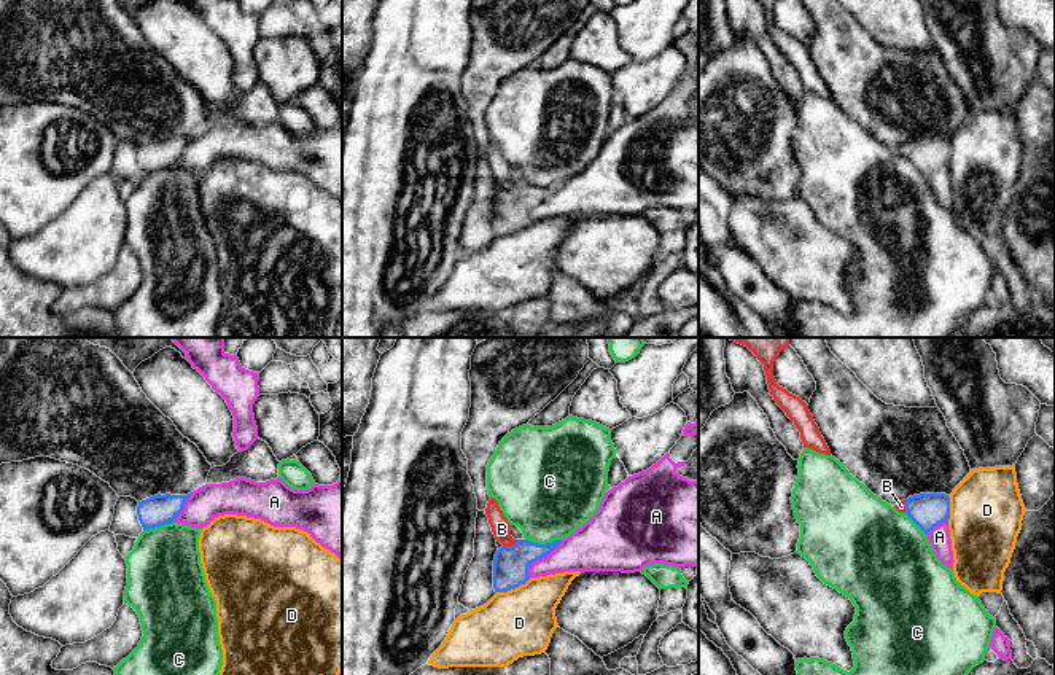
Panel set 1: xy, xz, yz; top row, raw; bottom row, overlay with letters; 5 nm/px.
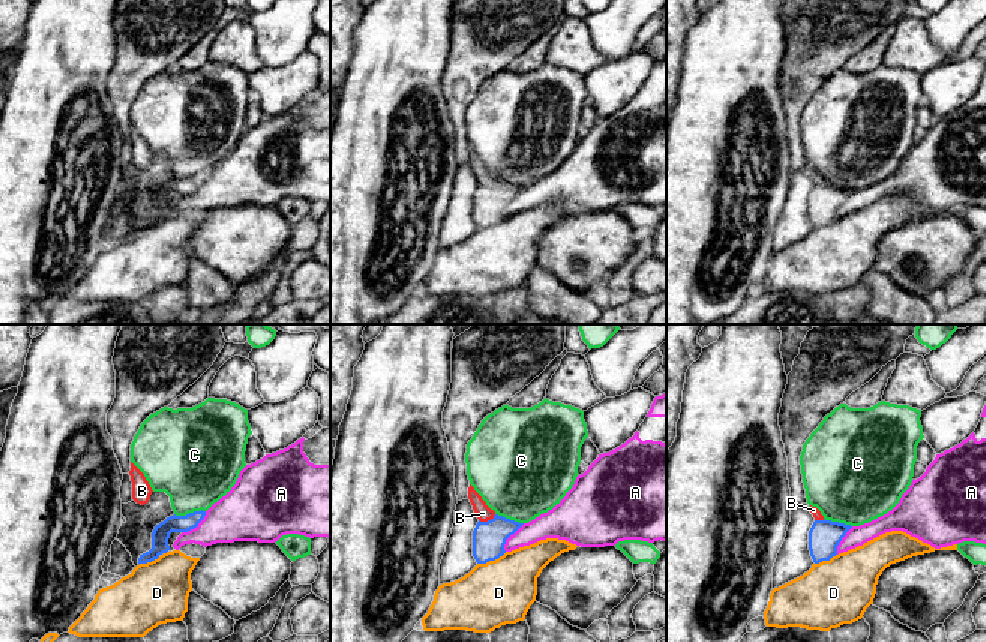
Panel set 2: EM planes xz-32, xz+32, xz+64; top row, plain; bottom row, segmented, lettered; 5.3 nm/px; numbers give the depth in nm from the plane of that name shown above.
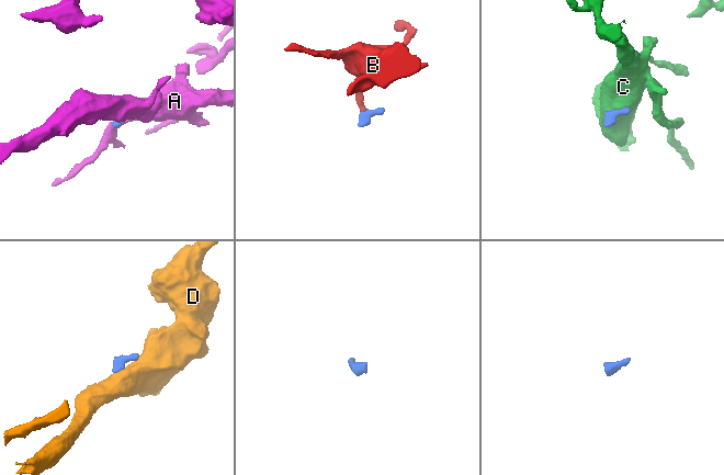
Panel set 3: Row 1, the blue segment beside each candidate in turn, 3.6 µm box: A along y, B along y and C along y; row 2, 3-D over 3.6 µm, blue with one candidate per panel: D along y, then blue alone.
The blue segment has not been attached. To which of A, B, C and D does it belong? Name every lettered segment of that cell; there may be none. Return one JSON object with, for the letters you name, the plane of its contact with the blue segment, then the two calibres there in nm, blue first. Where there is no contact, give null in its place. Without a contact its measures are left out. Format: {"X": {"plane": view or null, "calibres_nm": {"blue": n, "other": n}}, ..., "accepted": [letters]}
{"B": {"plane": "xz", "calibres_nm": {"blue": 180, "other": 100}}, "accepted": ["B"]}

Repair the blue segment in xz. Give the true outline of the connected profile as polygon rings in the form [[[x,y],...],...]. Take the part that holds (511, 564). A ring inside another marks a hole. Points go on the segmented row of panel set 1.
[[[490,497],[485,514],[495,538],[503,544],[493,560],[493,589],[495,592],[508,592],[525,584],[528,567],[551,554],[562,540],[538,544],[528,540],[514,540],[511,536],[511,524],[498,506],[498,501]]]

